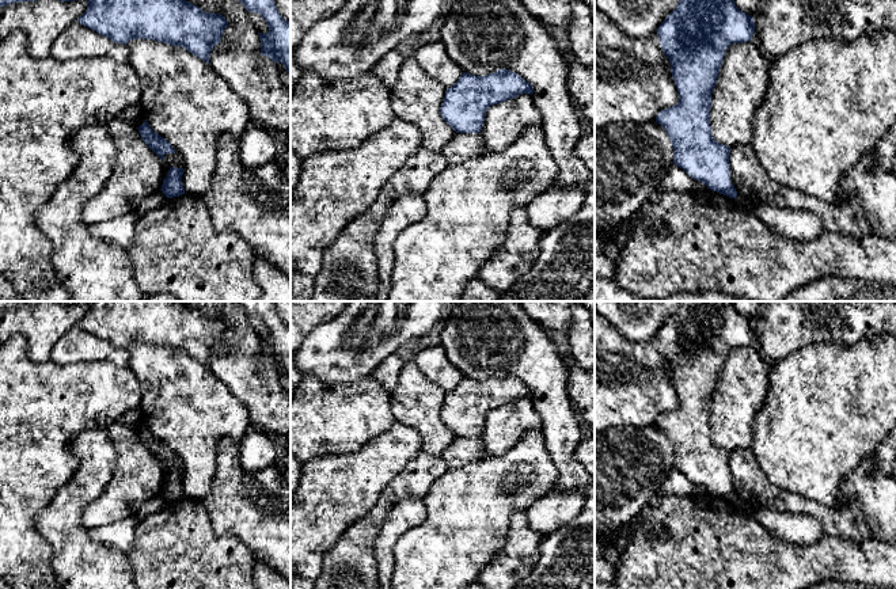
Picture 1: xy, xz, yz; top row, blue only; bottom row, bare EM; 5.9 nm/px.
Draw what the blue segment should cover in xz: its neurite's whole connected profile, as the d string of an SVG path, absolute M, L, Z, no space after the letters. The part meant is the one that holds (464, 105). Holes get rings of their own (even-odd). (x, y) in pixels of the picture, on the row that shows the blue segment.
M498 69L486 76L463 72L459 80L447 88L440 114L456 133L479 133L490 106L521 94L532 95L534 87L516 72Z

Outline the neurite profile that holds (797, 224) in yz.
M771 205L752 206L751 212L771 231L790 240L813 240L825 231L821 218L806 209L787 209Z

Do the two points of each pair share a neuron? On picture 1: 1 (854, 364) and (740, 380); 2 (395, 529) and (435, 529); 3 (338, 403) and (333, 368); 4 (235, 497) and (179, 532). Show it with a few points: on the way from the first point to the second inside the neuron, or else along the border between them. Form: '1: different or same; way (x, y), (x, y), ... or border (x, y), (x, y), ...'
1: different; border (771, 363), (771, 384), (762, 407)
2: different; border (421, 500), (426, 517), (399, 536), (394, 558)
3: different; border (367, 376), (334, 386), (311, 377), (304, 379)
4: different; border (200, 501), (211, 527), (217, 534), (232, 534)

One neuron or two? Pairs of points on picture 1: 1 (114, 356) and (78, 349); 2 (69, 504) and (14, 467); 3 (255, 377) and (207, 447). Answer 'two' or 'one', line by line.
1: one
2: two
3: two

